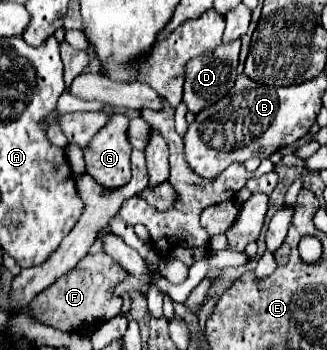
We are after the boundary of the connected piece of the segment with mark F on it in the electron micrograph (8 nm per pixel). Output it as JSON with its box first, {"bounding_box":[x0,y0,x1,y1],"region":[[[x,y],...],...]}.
{"bounding_box":[30,251,126,331],"region":[[[104,251],[86,255],[74,269],[64,273],[54,285],[30,301],[30,313],[44,325],[52,325],[64,331],[76,331],[86,323],[102,323],[120,313],[122,299],[112,295],[112,287],[126,277],[126,271],[112,261]]]}

